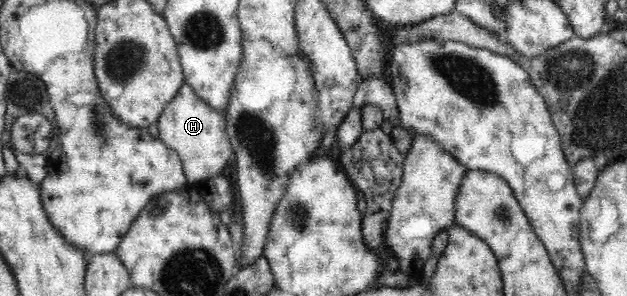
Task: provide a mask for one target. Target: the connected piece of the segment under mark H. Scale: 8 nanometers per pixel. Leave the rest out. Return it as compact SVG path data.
M187 83L181 85L174 100L166 105L157 124L159 138L170 149L176 151L182 160L188 186L226 169L233 149L227 134L227 121L224 113L212 110L212 107L196 96L195 91Z

